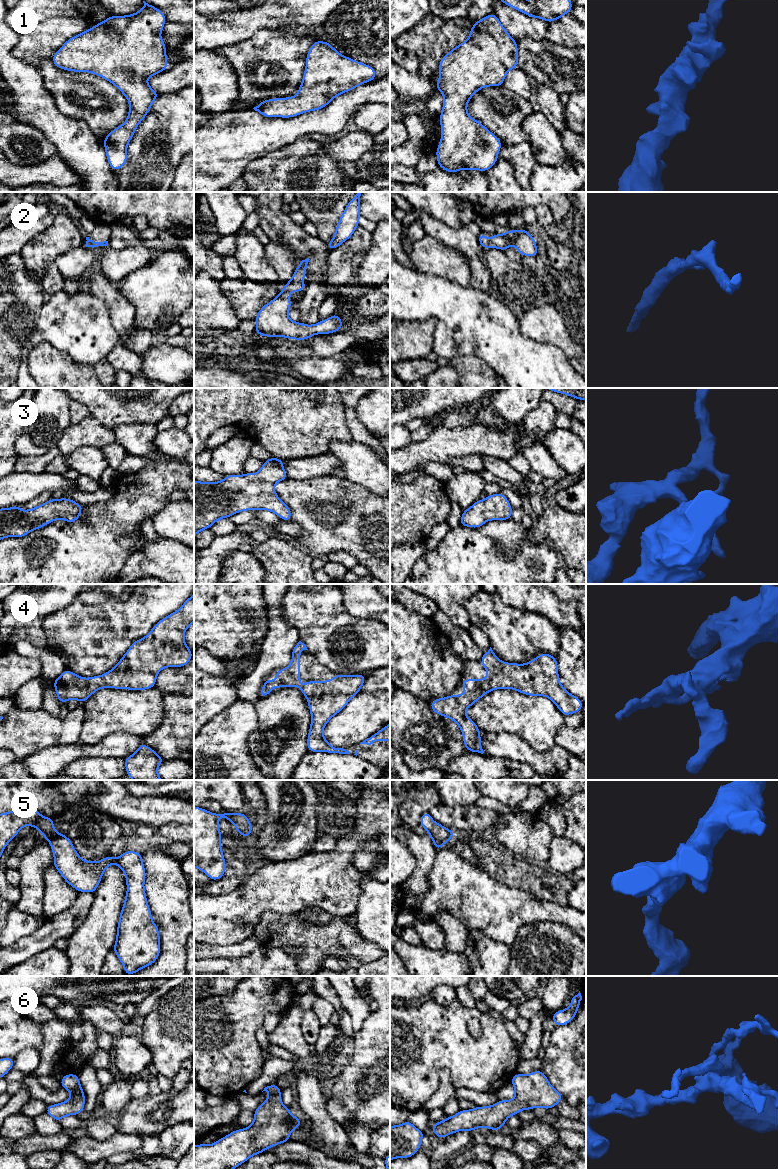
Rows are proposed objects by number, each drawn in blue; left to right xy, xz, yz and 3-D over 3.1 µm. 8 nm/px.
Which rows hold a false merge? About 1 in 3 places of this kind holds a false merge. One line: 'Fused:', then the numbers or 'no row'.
Fused: no row

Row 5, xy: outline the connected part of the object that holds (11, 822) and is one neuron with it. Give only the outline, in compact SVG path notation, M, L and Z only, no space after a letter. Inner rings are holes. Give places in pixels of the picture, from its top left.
M35 809L11 810L0 814L0 856L20 829L31 825L49 841L54 855L53 866L78 892L95 893L105 869L110 864L118 865L126 877L127 893L113 950L126 975L152 965L161 951L160 936L145 894L146 871L142 854L125 851L118 858L108 855L98 862L85 861L77 854L72 841L57 832L53 824L54 819L44 818Z

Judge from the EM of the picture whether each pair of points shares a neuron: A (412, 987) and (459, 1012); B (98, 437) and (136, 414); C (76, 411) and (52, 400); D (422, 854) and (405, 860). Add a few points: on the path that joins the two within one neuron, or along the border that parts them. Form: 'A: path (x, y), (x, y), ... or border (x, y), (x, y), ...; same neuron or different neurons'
A: border (431, 995), (407, 1004); different neurons
B: border (91, 415), (101, 424), (112, 430); different neurons
C: border (71, 400), (69, 406), (70, 423); different neurons
D: border (406, 844), (416, 859), (416, 867), (407, 879); different neurons

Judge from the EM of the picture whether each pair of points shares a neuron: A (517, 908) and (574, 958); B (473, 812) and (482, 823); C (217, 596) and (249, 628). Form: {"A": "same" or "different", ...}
{"A": "different", "B": "same", "C": "same"}

